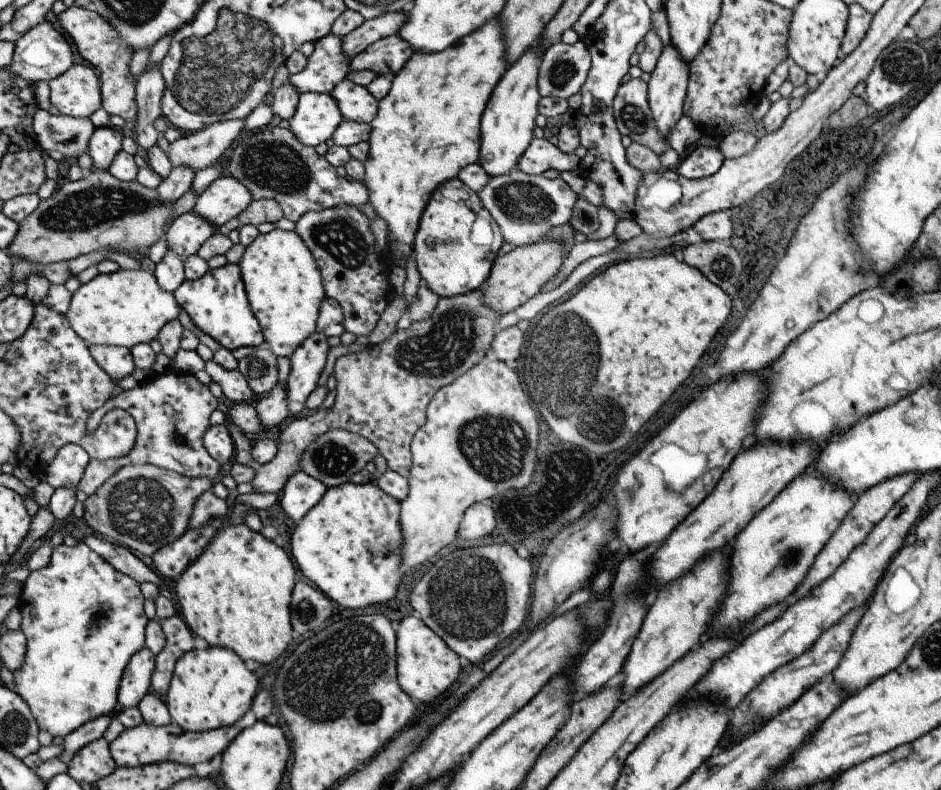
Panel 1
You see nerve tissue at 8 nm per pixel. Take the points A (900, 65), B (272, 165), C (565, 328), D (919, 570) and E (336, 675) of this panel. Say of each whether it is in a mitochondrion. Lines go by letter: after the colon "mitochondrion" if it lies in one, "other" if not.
A: mitochondrion
B: mitochondrion
C: mitochondrion
D: other
E: mitochondrion

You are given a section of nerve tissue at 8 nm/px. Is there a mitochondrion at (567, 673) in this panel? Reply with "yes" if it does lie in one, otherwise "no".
no

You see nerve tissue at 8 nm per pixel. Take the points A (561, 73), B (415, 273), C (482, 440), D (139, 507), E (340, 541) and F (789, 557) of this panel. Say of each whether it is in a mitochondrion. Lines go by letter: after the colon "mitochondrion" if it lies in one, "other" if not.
A: mitochondrion
B: other
C: mitochondrion
D: mitochondrion
E: other
F: mitochondrion

